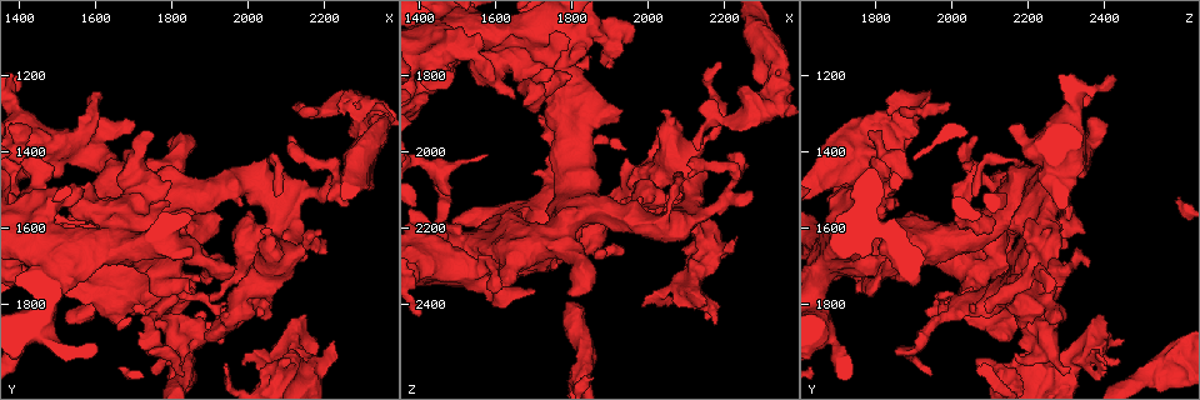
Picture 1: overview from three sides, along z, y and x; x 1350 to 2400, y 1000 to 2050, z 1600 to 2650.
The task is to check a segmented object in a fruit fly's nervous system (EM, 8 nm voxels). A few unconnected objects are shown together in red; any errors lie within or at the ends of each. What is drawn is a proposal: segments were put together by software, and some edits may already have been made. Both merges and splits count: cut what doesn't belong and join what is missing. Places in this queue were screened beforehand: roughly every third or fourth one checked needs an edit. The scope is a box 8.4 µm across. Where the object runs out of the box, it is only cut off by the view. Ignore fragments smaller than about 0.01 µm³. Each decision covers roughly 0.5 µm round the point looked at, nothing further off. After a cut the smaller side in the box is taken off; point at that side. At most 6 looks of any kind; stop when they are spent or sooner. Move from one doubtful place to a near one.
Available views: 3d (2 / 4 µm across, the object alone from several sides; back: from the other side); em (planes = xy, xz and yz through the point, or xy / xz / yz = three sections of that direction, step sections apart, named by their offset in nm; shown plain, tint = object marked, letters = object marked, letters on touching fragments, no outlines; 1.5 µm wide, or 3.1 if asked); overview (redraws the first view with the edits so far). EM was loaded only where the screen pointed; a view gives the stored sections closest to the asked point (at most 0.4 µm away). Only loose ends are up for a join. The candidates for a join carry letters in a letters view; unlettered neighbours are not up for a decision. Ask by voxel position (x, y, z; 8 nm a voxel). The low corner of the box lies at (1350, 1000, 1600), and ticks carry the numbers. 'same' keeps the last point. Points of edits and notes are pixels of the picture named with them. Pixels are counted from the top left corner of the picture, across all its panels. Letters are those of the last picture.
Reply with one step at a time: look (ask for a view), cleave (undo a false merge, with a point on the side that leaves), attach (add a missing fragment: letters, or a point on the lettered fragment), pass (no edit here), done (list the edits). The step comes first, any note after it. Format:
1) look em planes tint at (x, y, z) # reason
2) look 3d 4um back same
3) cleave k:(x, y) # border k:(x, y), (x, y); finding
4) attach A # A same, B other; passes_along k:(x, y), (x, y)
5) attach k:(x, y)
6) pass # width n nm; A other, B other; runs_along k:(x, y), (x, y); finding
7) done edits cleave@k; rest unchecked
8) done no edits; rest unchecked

look 3d 2um at (2105, 1995, 2165) # sharp bend

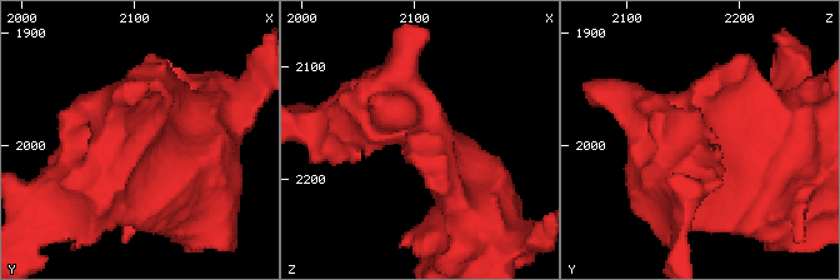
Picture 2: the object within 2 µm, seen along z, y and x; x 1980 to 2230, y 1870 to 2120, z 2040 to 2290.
look em xy step 4 letters at (2108, 1988, 2162) # arms 3; arm_widths 220, 300, 550 nm; now the EM

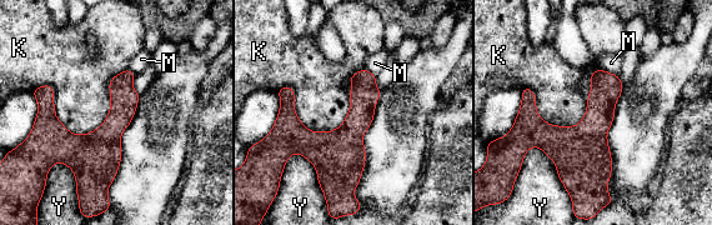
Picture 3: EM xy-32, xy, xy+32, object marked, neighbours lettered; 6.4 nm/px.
look em planes letters same

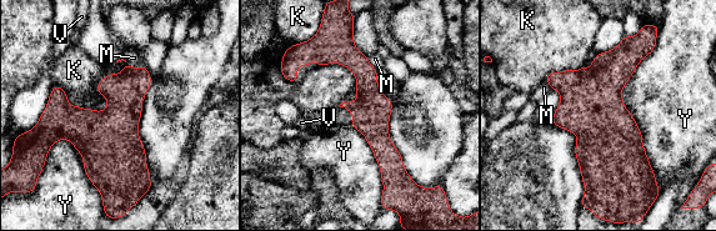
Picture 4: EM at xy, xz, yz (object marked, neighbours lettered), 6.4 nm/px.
pass # K other, M other, V other, Y other; border 4:(656, 45), (622, 89), (655, 179); continuous, no second neuron

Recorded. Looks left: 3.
look 3d 4um at (1845, 1770, 1755) # an open end

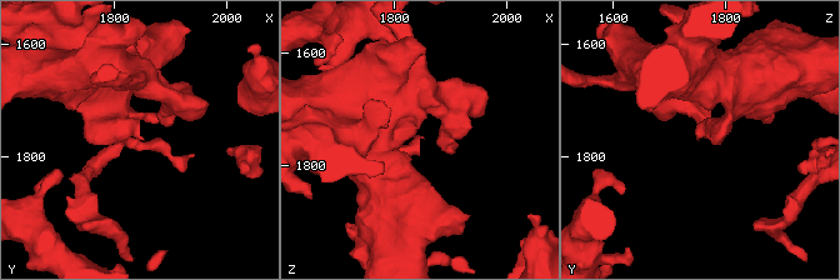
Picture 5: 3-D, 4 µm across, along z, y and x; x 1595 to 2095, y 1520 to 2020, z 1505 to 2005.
look em xy step 8 letters at (1850, 1775, 1750)

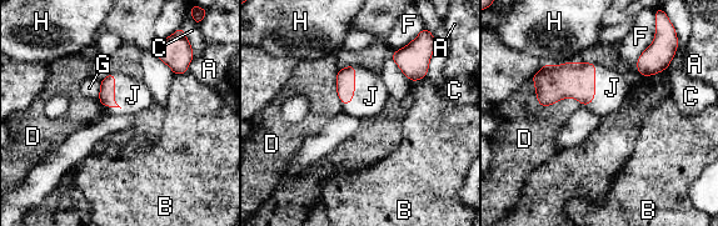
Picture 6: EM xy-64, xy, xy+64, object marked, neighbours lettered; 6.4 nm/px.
look em planes letters same # cut it another way

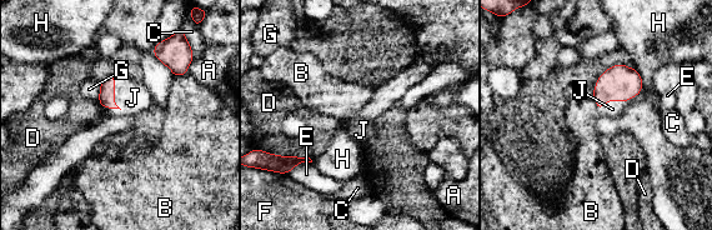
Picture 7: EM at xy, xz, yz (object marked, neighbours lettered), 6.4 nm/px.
attach J # A other, B other, C other, D other, E other, F other, G other, H other, J same; passes_along 7:(106, 98), (114, 93), (133, 96); it goes on there

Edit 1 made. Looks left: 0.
done edits attach@7; rest unchecked

